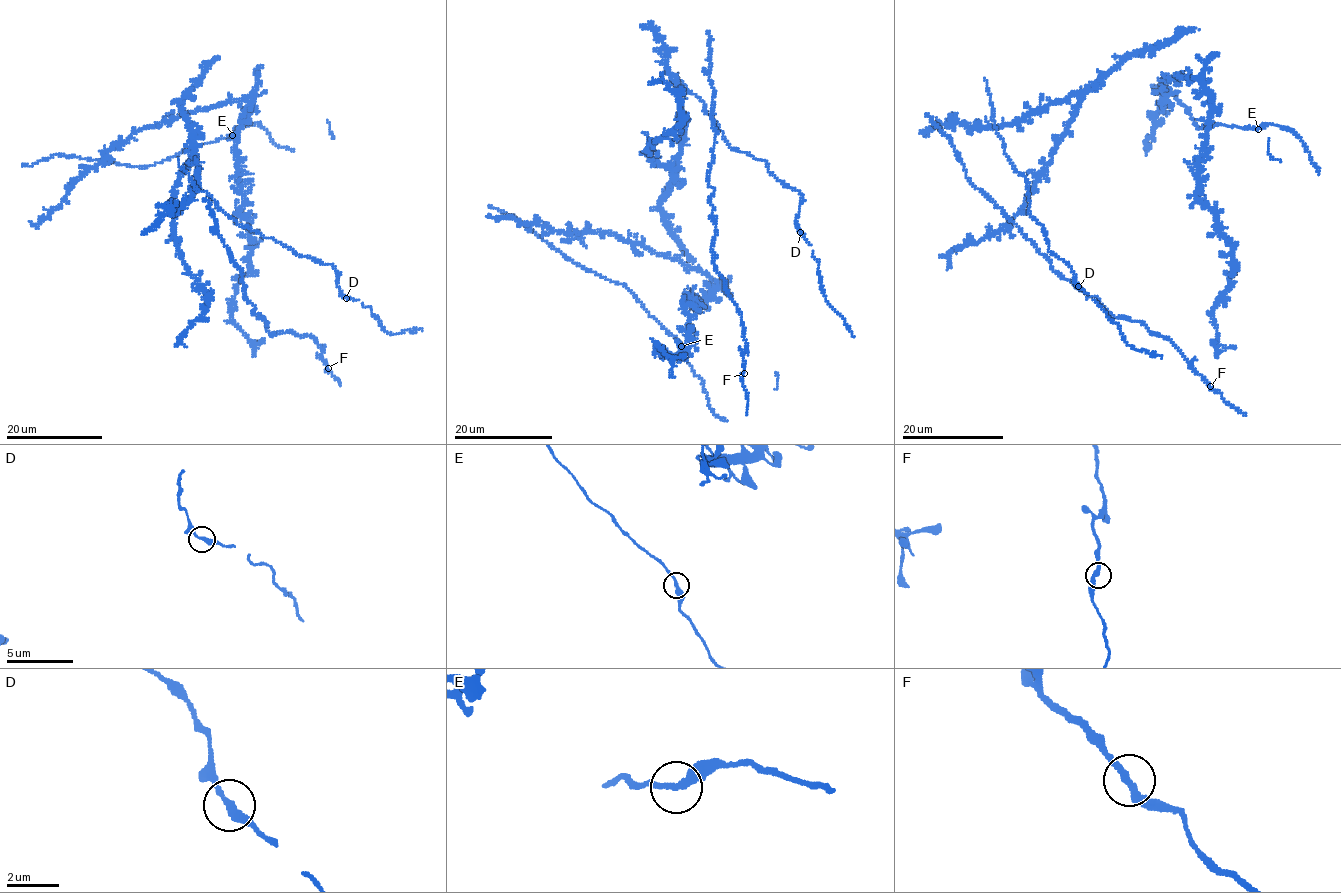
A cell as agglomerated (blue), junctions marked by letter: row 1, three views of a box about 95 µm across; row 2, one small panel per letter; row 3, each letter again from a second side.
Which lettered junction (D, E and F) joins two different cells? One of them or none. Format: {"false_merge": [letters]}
{"false_merge": []}

